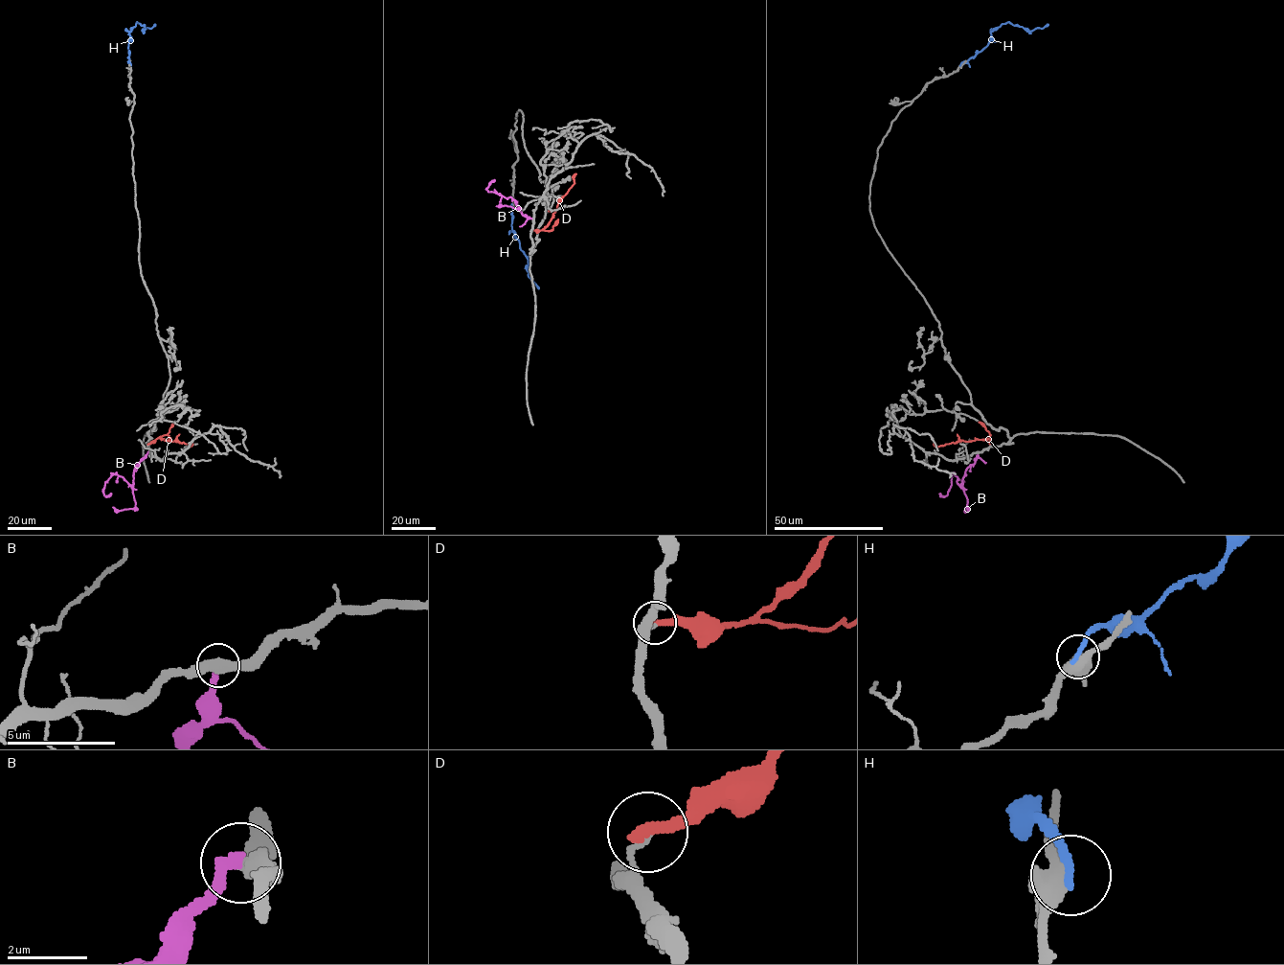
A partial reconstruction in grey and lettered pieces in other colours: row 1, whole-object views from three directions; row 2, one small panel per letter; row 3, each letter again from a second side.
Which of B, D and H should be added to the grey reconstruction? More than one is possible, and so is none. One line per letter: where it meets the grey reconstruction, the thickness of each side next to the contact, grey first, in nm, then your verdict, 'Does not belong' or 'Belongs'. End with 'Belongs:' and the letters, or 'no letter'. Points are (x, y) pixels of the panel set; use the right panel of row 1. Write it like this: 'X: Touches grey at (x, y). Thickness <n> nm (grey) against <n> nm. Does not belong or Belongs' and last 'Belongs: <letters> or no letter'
B: Touches grey at (979, 452). Thickness 440 nm (grey) against 280 nm. Does not belong
D: Touches grey at (990, 444). Thickness 120 nm (grey) against 320 nm. Does not belong
H: Touches grey at (960, 65). Thickness 440 nm (grey) against 240 nm. Does not belong
Belongs: no letter

